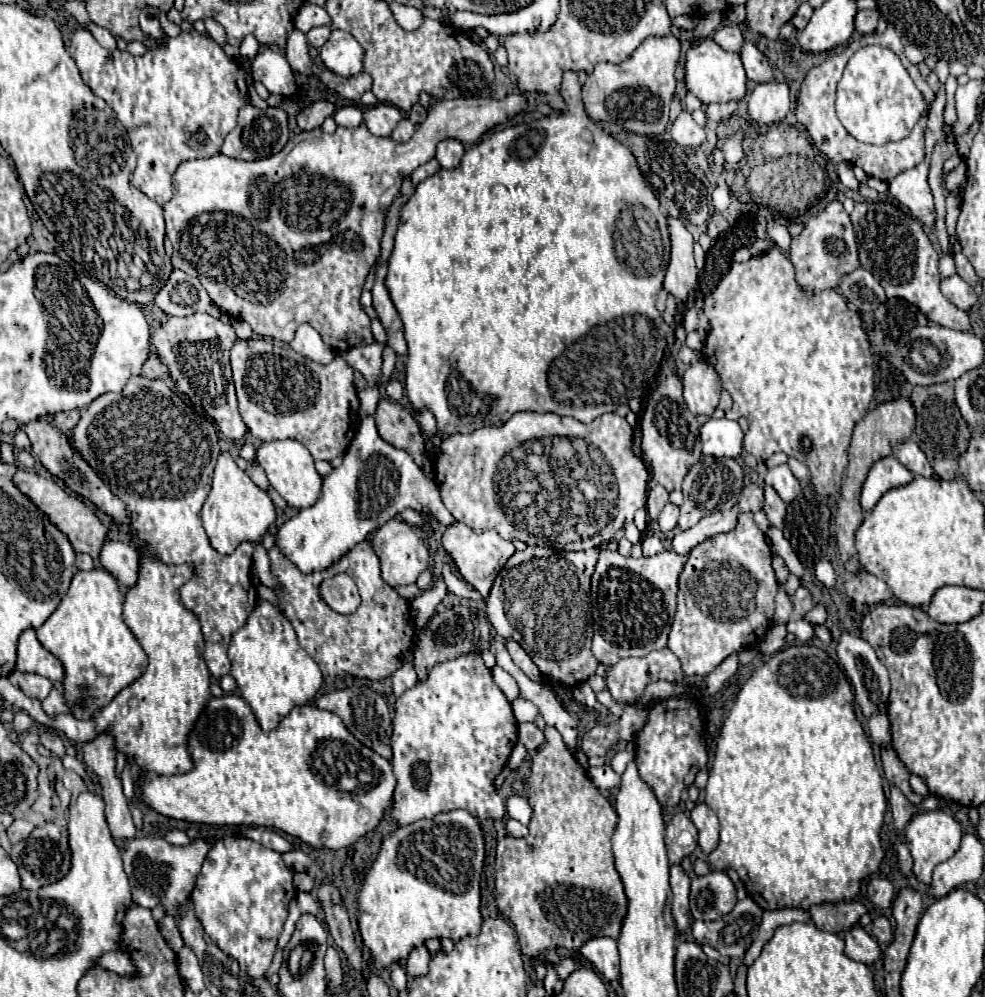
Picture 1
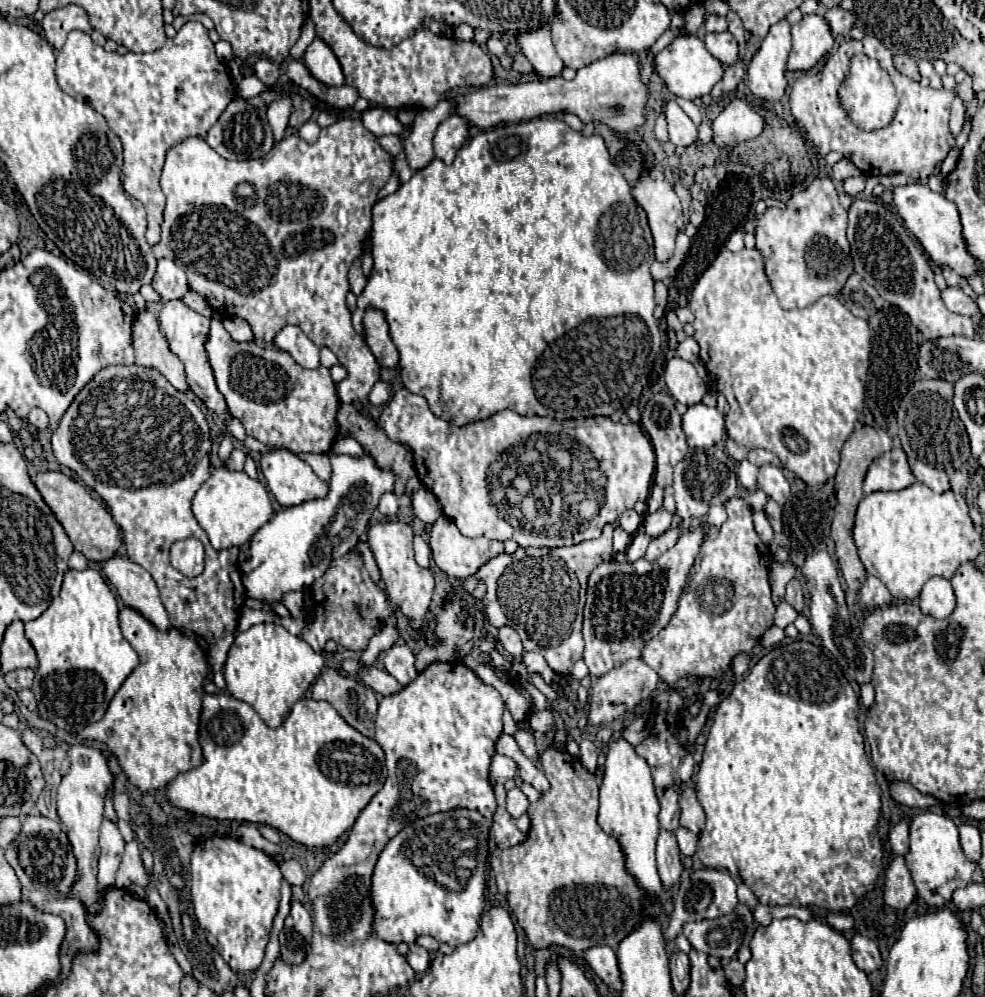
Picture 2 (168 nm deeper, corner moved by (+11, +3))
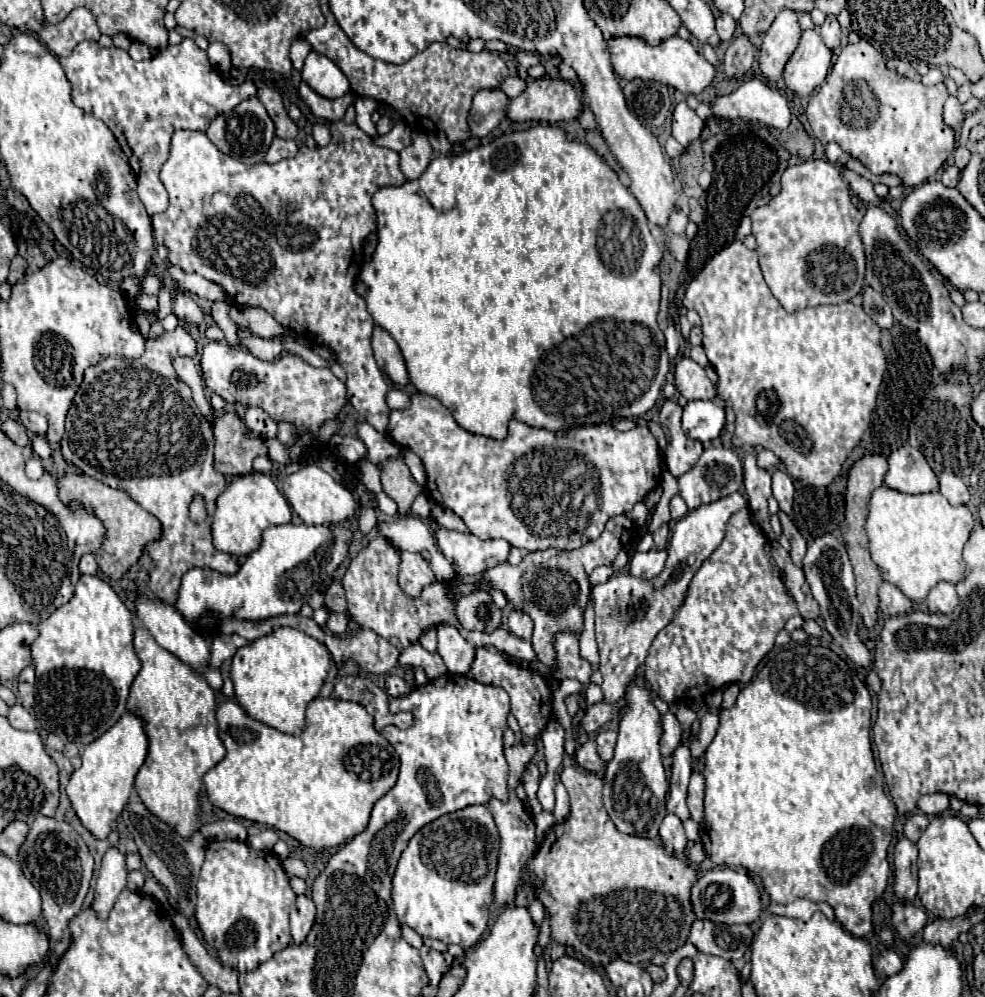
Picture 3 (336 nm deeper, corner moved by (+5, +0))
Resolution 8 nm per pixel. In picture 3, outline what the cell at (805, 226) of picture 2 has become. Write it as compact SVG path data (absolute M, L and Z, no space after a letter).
M809 159L789 165L781 175L781 191L763 207L751 213L753 235L763 277L787 313L811 305L839 305L851 301L865 285L865 251L859 239L859 223L863 213L851 203L851 191L841 179L839 169L823 159Z

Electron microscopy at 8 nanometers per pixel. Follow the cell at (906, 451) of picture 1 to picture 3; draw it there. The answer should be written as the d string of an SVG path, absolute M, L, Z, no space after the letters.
M939 473L939 485L941 485L941 495L951 503L951 505L967 505L969 503L969 487L959 475L953 473Z

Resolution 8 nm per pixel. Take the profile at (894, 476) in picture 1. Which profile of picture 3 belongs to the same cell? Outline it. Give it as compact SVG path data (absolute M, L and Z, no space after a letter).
M903 445L891 453L885 485L903 493L931 493L939 489L937 475L925 461L923 453L911 445Z

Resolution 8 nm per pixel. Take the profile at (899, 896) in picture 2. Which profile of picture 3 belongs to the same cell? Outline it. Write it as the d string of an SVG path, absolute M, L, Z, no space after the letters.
M907 837L895 847L895 895L905 903L917 897L917 847Z

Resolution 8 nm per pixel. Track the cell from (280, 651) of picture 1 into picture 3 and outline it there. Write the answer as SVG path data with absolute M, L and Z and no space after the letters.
M281 627L237 649L233 655L231 679L235 685L235 699L251 719L283 733L301 735L305 727L305 709L309 701L319 695L329 665L331 655L323 643L293 627Z

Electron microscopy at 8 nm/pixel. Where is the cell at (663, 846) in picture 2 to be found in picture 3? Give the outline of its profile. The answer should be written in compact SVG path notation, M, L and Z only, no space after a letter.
M667 813L661 827L659 827L659 837L663 841L663 845L667 847L667 851L679 855L683 853L685 845L687 845L687 837L685 837L685 831L683 831L683 823L677 815L671 815Z

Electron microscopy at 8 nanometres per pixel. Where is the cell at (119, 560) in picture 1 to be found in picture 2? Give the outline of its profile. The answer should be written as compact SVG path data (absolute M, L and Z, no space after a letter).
M115 554L103 562L103 574L117 588L125 606L139 610L159 630L171 628L165 606L159 600L157 584L147 570L143 570L133 560L129 560L121 554Z

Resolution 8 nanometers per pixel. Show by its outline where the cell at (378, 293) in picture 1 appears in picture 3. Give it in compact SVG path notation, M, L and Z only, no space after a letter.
M375 325L375 329L373 329L373 351L375 351L375 361L377 361L379 369L395 385L407 385L409 383L409 375L407 375L405 361L403 361L399 345L379 325Z

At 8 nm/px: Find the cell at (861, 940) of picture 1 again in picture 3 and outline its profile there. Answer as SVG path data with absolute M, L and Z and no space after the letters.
M891 949L881 952L881 957L874 964L875 971L883 976L893 976L903 969L903 961L899 959L899 955Z

